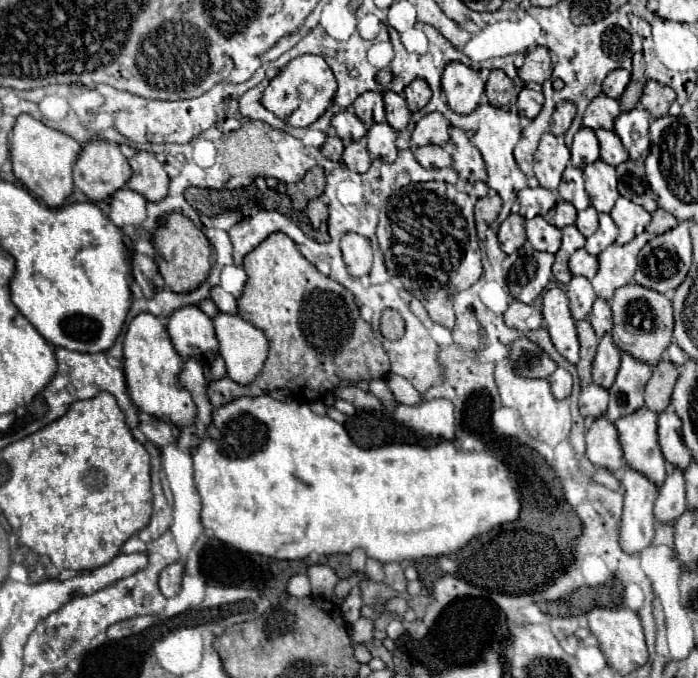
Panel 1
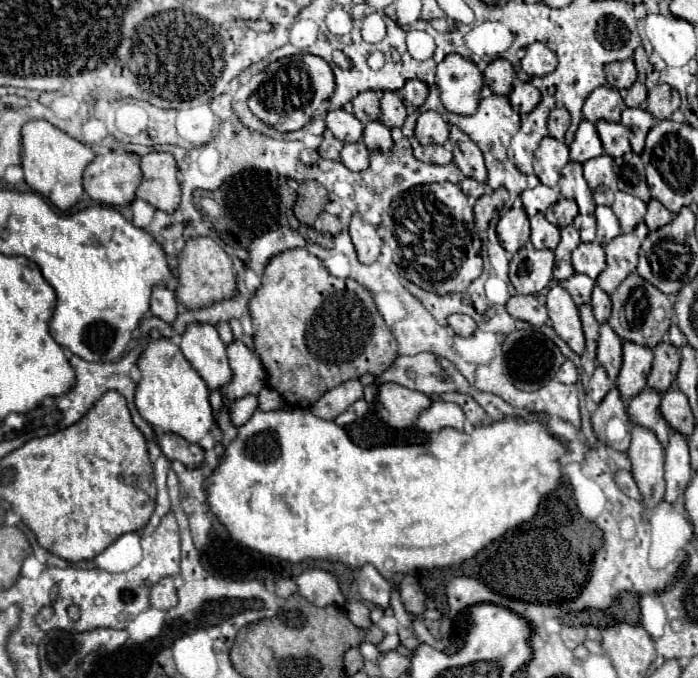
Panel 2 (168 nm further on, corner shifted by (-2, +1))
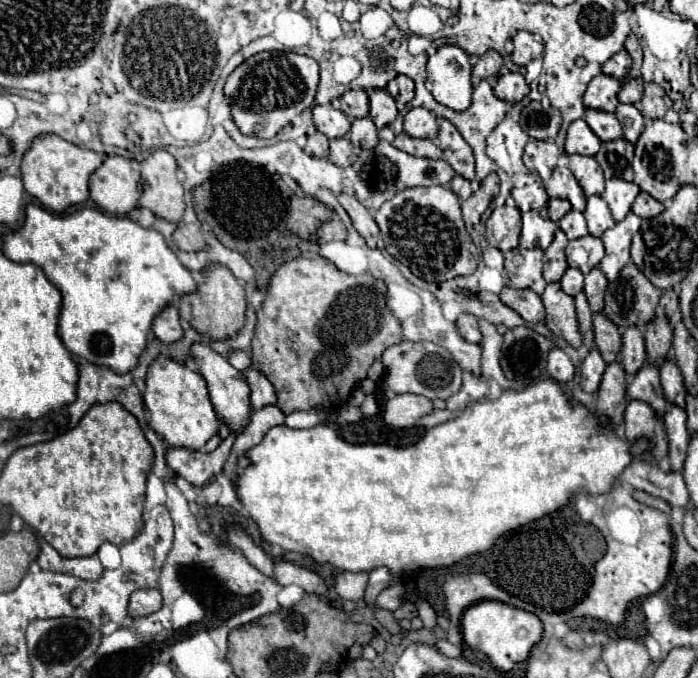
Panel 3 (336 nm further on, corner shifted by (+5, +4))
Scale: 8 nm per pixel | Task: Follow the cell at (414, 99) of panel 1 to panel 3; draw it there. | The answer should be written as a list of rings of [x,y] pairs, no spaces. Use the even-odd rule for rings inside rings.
[[[397,76],[397,78],[393,78],[393,80],[387,84],[387,92],[395,98],[395,102],[397,102],[399,106],[405,106],[405,104],[409,104],[409,102],[413,100],[413,96],[415,96],[415,84],[413,84],[413,80],[407,78],[407,76]]]

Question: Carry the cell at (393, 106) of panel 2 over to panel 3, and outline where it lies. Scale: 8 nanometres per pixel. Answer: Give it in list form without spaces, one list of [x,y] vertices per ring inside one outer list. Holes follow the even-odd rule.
[[[371,90],[369,92],[369,118],[375,122],[377,128],[393,124],[397,118],[395,100],[387,90]]]

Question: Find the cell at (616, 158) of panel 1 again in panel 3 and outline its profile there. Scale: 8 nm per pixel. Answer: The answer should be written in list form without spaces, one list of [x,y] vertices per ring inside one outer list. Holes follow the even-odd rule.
[[[587,108],[587,114],[583,116],[583,120],[589,124],[589,128],[603,140],[617,140],[623,136],[623,128],[619,124],[619,120],[615,118],[615,114],[611,112],[603,112],[603,110],[595,110],[595,108]]]

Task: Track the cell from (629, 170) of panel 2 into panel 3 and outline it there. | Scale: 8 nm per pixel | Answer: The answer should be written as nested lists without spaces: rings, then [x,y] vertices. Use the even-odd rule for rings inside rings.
[[[617,138],[613,142],[603,142],[595,160],[605,172],[605,178],[623,178],[627,182],[633,180],[633,144],[625,138]]]

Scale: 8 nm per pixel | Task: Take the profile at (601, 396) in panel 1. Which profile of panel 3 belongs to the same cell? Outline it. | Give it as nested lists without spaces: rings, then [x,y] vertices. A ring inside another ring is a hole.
[[[597,348],[589,350],[587,358],[581,364],[581,388],[585,392],[595,392],[599,388],[601,378],[603,378],[603,372],[605,372],[605,366],[607,364],[603,362],[599,350]]]

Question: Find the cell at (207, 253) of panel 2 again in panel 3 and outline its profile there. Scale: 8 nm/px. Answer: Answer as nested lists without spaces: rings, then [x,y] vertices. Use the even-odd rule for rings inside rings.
[[[221,264],[211,266],[211,270],[205,270],[205,276],[209,282],[199,284],[195,294],[183,296],[179,302],[179,314],[183,320],[187,320],[199,334],[209,336],[211,340],[225,340],[235,336],[243,324],[245,324],[245,310],[247,310],[247,298],[241,282]]]

